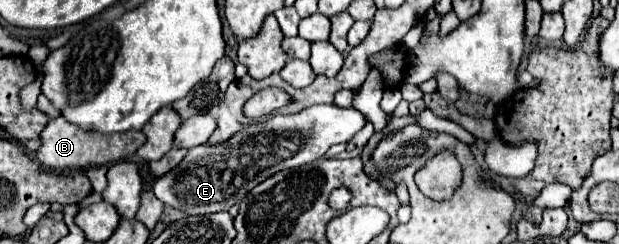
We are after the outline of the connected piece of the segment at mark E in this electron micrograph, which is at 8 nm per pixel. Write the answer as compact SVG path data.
M334 104L310 106L298 114L276 114L270 120L250 124L228 142L192 148L176 170L154 182L152 192L164 204L188 214L230 210L230 206L242 200L258 182L280 170L304 166L322 158L332 144L350 142L364 124L366 118L362 112L356 108L338 108Z

